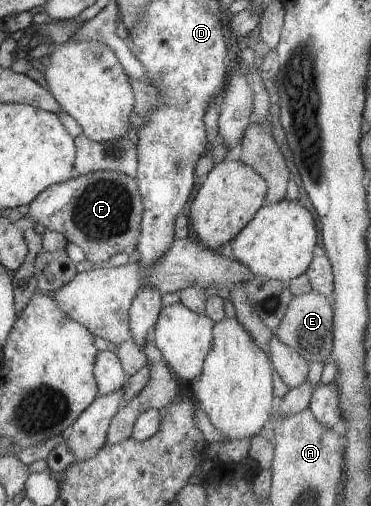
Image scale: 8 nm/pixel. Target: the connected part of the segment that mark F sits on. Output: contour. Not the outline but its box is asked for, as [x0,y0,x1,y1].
[28,170,143,267]

